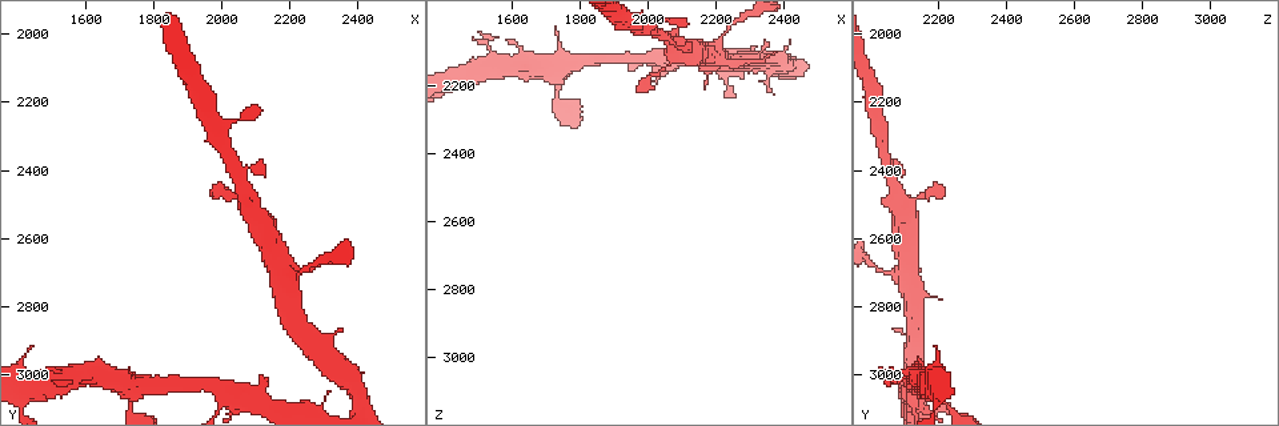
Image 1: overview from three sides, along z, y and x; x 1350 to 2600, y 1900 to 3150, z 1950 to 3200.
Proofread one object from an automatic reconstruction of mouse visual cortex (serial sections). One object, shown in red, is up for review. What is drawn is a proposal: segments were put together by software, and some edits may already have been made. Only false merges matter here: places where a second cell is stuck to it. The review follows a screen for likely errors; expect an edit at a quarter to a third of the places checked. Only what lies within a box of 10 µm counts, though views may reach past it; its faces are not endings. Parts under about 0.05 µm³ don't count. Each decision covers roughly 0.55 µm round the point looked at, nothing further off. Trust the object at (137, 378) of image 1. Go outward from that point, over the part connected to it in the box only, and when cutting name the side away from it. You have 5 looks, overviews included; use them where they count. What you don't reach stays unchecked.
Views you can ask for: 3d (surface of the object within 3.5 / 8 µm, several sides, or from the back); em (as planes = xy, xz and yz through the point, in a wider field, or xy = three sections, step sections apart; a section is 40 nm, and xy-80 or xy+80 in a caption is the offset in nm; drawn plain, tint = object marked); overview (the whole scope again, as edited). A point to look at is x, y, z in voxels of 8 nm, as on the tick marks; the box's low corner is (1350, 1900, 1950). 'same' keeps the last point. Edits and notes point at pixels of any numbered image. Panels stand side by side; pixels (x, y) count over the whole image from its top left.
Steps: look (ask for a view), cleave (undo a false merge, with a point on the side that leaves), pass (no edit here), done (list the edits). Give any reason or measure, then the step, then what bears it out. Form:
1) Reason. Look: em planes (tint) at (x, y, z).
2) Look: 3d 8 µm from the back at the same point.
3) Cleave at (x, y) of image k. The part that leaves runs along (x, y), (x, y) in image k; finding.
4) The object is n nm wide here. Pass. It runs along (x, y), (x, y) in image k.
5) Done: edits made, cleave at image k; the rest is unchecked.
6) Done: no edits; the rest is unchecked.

Looks like a crossing. Look: em xy step 3 (tint) at (2040, 3050, 2120).

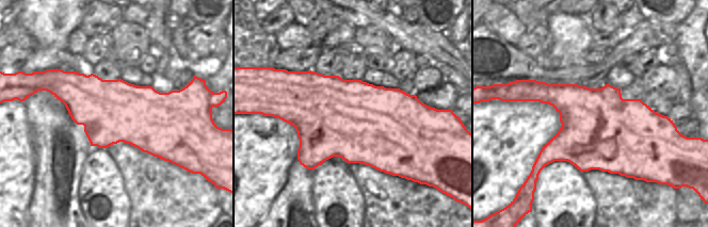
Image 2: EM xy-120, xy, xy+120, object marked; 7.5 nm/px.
Look: 3d 3.5 µm from the back at the same point.

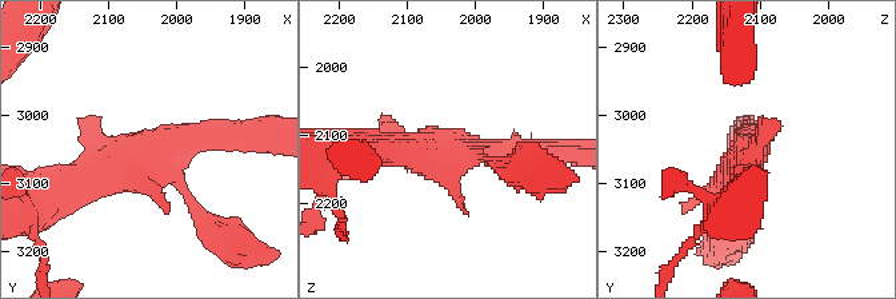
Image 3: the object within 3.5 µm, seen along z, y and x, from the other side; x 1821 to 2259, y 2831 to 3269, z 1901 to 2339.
Pass. All the same cell.

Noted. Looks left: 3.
Sharp bend. Look: 3d 8 µm at (1440, 3040, 2190).

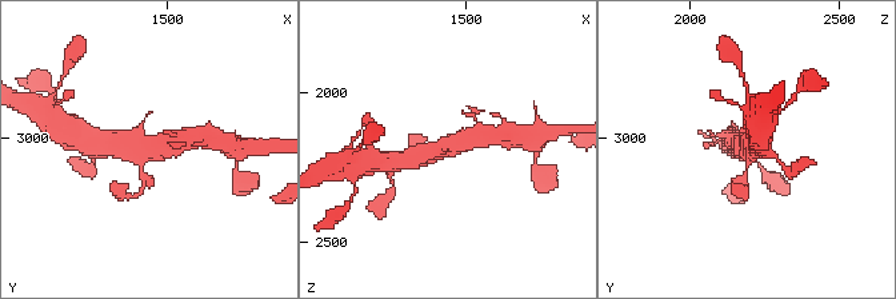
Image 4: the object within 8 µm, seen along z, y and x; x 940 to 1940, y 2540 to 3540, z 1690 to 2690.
Look: em xy step 5 (tint) at the same point.

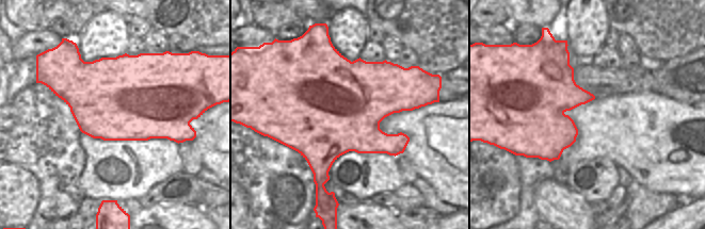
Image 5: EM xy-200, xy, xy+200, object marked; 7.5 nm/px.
The object is 800 nm wide here. Pass. It runs along (480, 135), (427, 152), (422, 166) in image 4; continuous, no second cell.

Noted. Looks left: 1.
Done: no edits; the rest is unchecked.

